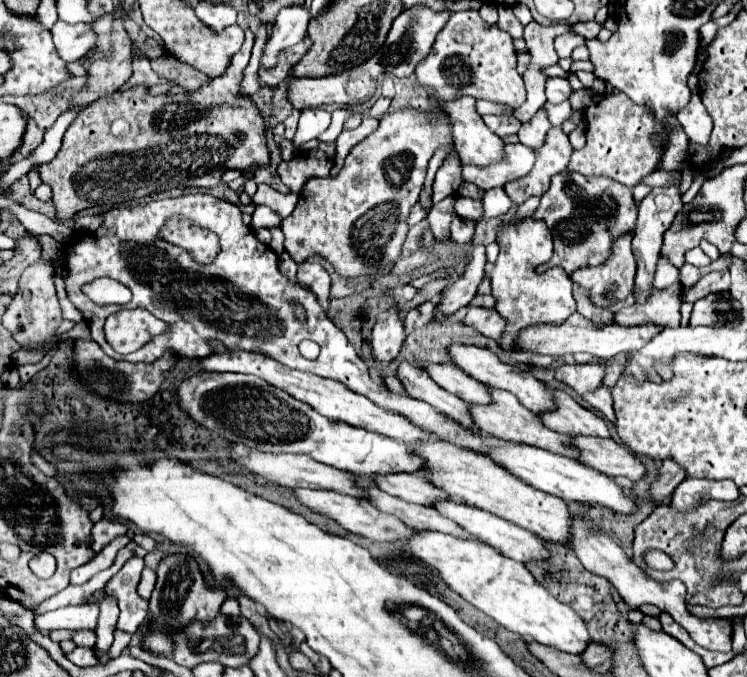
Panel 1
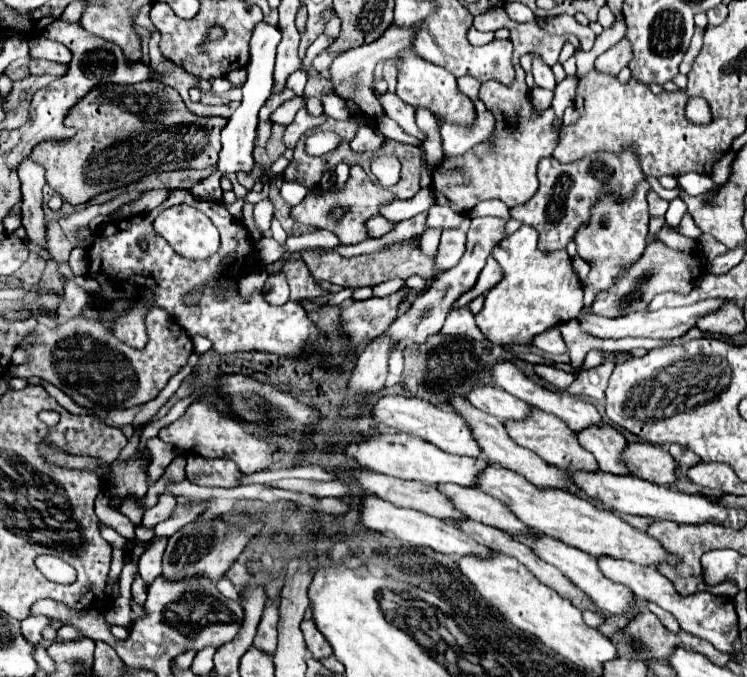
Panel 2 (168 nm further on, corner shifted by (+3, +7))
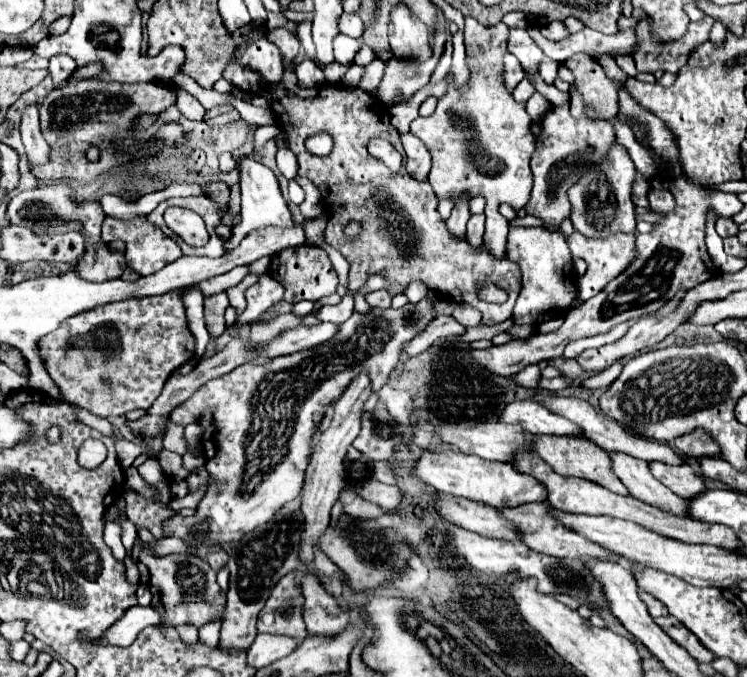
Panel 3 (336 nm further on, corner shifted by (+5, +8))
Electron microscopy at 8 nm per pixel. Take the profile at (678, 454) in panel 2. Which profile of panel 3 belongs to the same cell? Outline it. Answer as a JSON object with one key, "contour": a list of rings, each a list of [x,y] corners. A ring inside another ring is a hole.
{"contour":[[[691,431],[687,435],[681,435],[673,441],[673,445],[687,457],[719,455],[719,443],[715,443],[707,431]]]}

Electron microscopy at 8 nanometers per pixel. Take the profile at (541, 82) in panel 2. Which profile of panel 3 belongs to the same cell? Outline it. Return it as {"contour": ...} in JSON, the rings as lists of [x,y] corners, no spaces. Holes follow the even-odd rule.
{"contour":[[[509,29],[509,39],[507,39],[507,49],[513,53],[523,67],[529,67],[537,71],[537,63],[543,57],[543,51],[535,45],[535,41],[529,37],[525,29]]]}

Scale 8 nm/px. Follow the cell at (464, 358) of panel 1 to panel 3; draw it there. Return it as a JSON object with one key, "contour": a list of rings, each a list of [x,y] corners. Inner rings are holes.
{"contour":[[[535,395],[533,399],[543,403],[545,407],[551,407],[551,411],[557,411],[557,415],[563,415],[563,417],[571,419],[573,423],[577,423],[593,443],[597,443],[599,447],[603,447],[609,453],[619,451],[619,453],[637,457],[637,459],[647,461],[647,463],[653,463],[653,461],[661,461],[661,463],[667,463],[667,465],[685,465],[687,463],[687,457],[675,453],[669,445],[655,443],[651,439],[643,439],[643,437],[639,437],[635,433],[629,433],[627,429],[623,429],[621,423],[617,423],[613,419],[607,419],[605,415],[597,413],[587,401],[581,401],[581,399],[575,399],[575,397],[559,397],[559,395]]]}

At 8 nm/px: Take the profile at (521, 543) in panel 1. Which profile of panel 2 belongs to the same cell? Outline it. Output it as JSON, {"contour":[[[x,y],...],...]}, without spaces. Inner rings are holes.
{"contour":[[[543,534],[515,536],[515,540],[521,540],[521,544],[529,544],[529,548],[533,548],[533,552],[537,552],[537,556],[541,556],[541,560],[545,560],[547,564],[553,564],[557,570],[561,570],[577,588],[581,588],[593,600],[593,604],[599,610],[609,612],[609,614],[623,614],[623,612],[629,610],[629,604],[635,600],[635,596],[629,588],[625,588],[623,584],[611,582],[601,574],[595,556],[589,556],[589,554],[585,554],[585,552],[573,548],[573,546],[561,544],[559,540],[553,540],[553,538],[543,536]]]}

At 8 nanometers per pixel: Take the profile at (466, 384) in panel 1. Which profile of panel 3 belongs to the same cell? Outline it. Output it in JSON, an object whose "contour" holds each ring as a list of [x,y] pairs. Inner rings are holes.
{"contour":[[[535,399],[509,403],[499,419],[503,423],[517,423],[533,435],[555,435],[555,437],[577,437],[577,439],[585,437],[583,431],[575,427],[575,423],[549,411],[545,405],[537,403]]]}

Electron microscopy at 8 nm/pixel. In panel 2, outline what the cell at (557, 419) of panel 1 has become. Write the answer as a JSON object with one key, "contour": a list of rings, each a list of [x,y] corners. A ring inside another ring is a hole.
{"contour":[[[601,422],[593,428],[585,428],[585,432],[577,432],[577,440],[597,458],[601,470],[611,474],[629,474],[621,462],[621,450],[627,446],[627,440],[609,422]]]}

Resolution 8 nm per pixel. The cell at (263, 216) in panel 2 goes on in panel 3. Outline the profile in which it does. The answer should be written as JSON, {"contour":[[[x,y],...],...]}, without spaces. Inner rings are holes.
{"contour":[[[245,157],[239,165],[239,175],[241,175],[241,223],[237,227],[233,227],[233,237],[229,239],[229,243],[225,243],[225,249],[231,251],[235,249],[241,239],[261,227],[293,227],[293,217],[291,211],[287,207],[287,201],[281,195],[279,189],[279,181],[275,177],[275,173],[271,169],[267,169],[265,165],[251,161],[251,157]]]}

